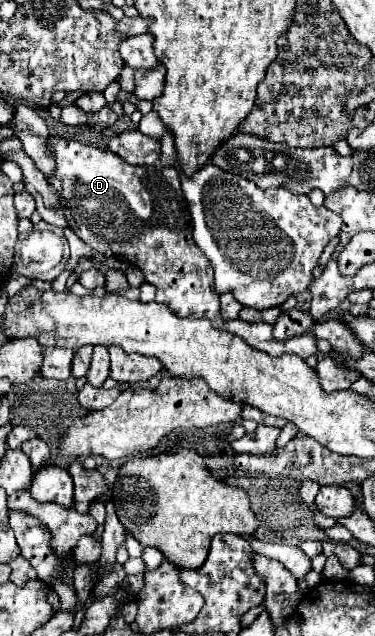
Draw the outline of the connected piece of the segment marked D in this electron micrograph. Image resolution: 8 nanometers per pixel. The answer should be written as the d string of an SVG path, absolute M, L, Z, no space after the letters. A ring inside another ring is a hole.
M55 136L47 138L47 148L53 150L53 158L55 158L55 172L47 176L47 182L55 188L55 192L59 192L59 202L63 206L69 228L91 250L99 254L111 252L113 256L141 268L145 282L157 288L157 298L155 298L157 302L171 306L173 312L181 318L209 318L215 324L215 328L233 332L239 338L243 338L251 348L267 352L271 356L299 354L301 358L307 358L311 354L319 354L315 346L315 336L311 336L309 332L303 336L285 340L285 342L277 342L271 334L273 332L271 324L245 324L243 320L239 320L239 324L223 322L219 314L219 294L215 292L215 286L213 286L211 264L193 242L189 208L185 206L185 196L181 192L179 172L173 166L159 166L159 164L131 166L121 156L109 150L99 150L95 146L81 144L77 140L65 140L65 138L55 138Z

